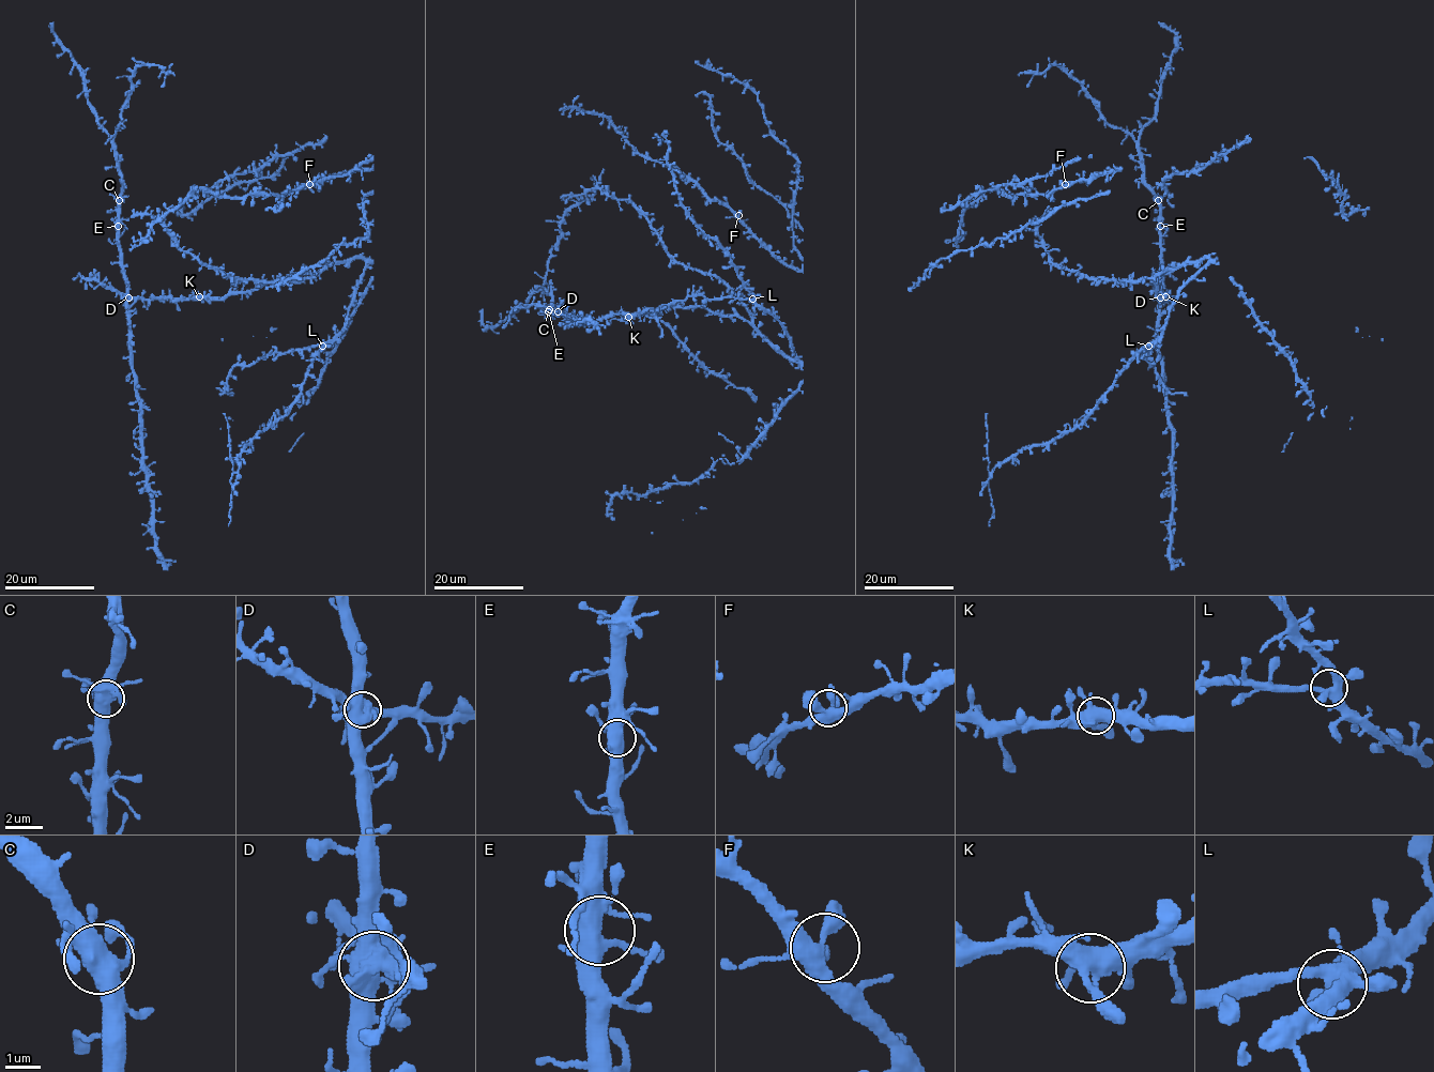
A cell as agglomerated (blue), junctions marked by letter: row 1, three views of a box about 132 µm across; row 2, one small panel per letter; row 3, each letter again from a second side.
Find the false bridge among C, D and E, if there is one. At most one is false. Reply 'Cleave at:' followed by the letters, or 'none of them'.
Cleave at: D

